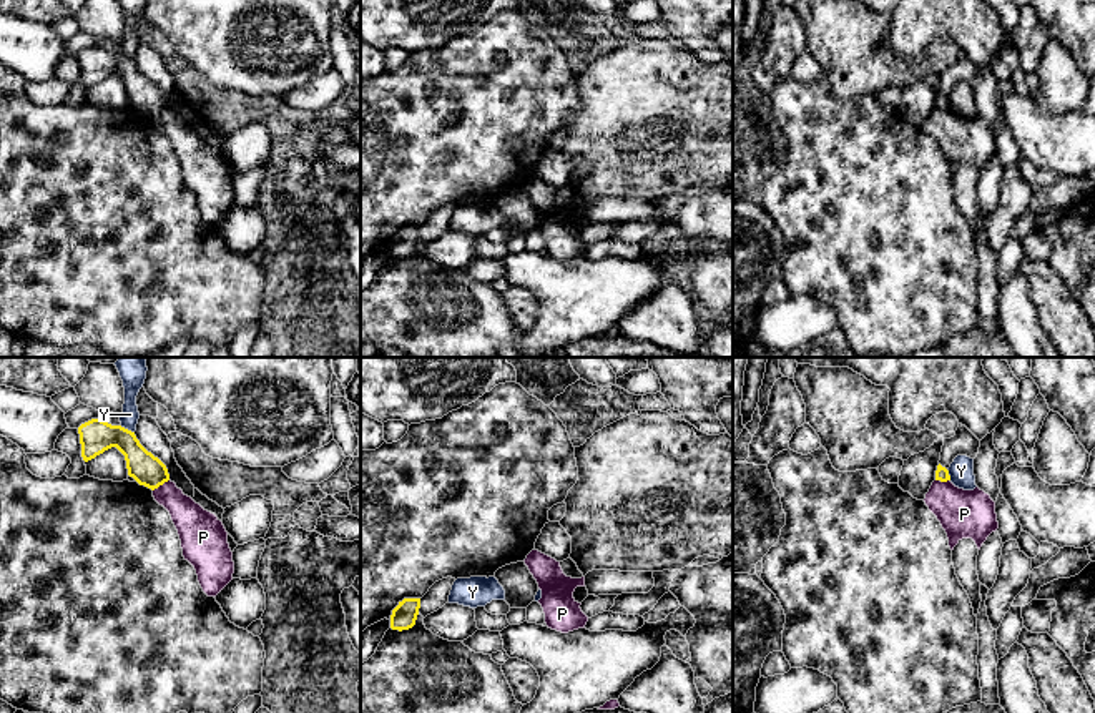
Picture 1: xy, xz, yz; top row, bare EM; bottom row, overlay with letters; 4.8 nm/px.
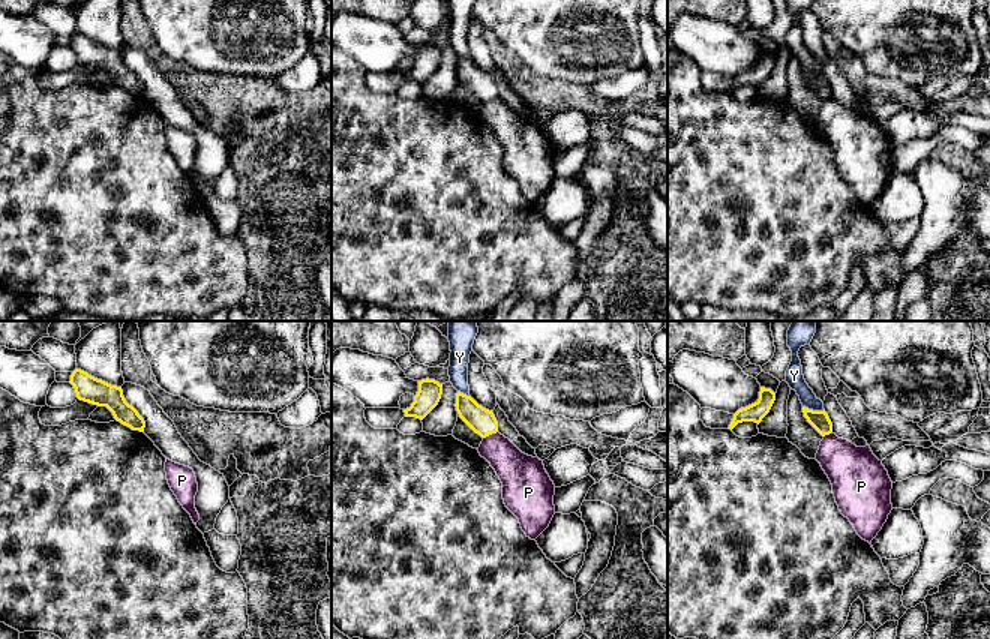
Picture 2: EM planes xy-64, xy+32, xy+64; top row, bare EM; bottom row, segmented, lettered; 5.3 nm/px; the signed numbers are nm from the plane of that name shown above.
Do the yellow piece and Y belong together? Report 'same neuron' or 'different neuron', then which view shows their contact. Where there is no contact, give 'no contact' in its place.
different neuron | xy

